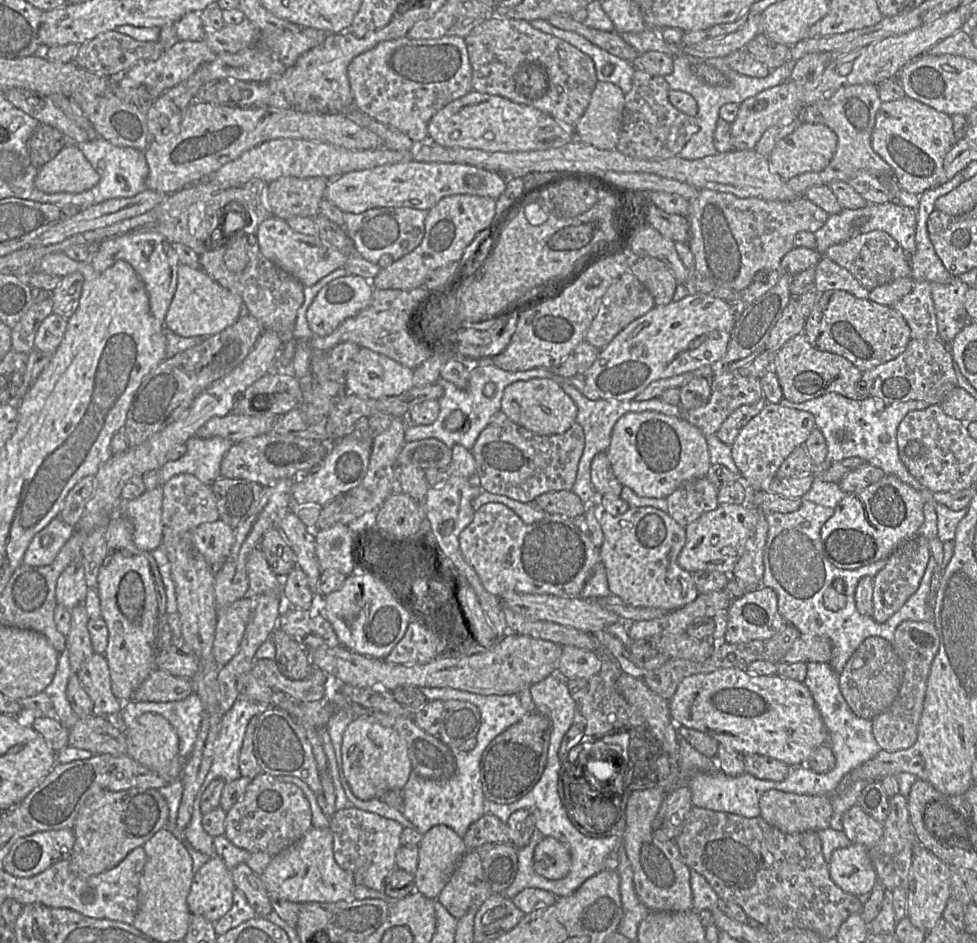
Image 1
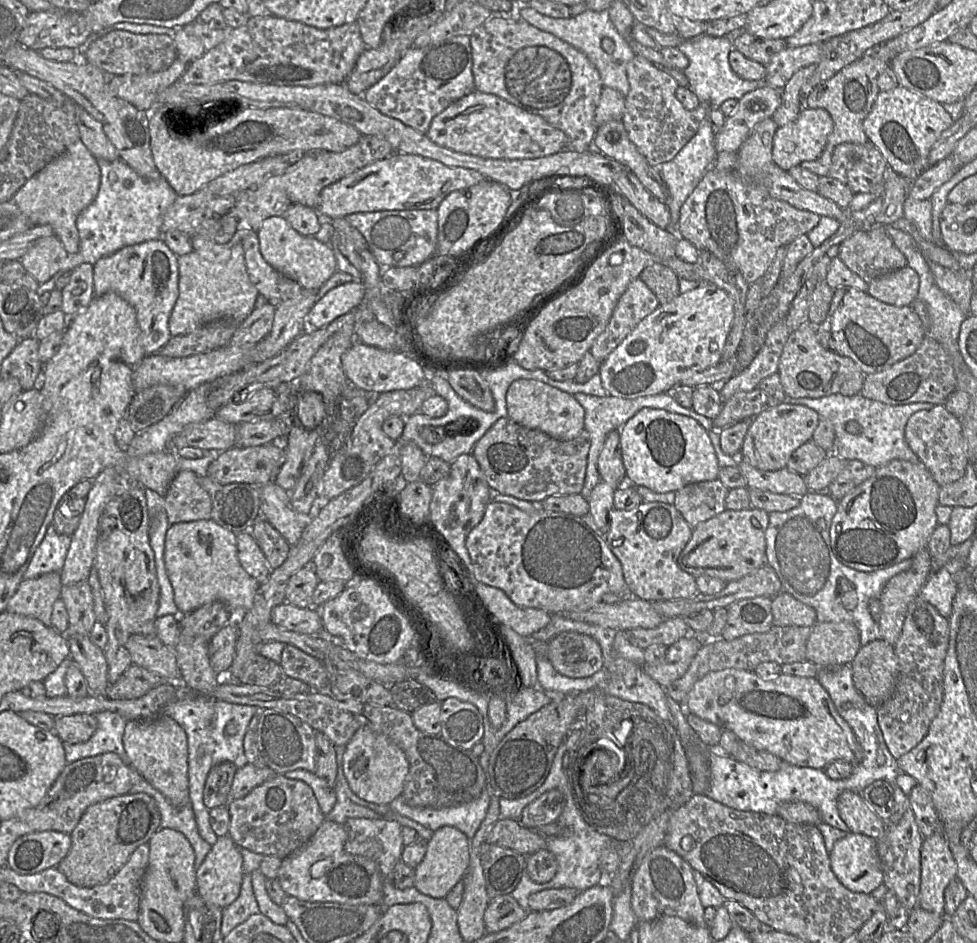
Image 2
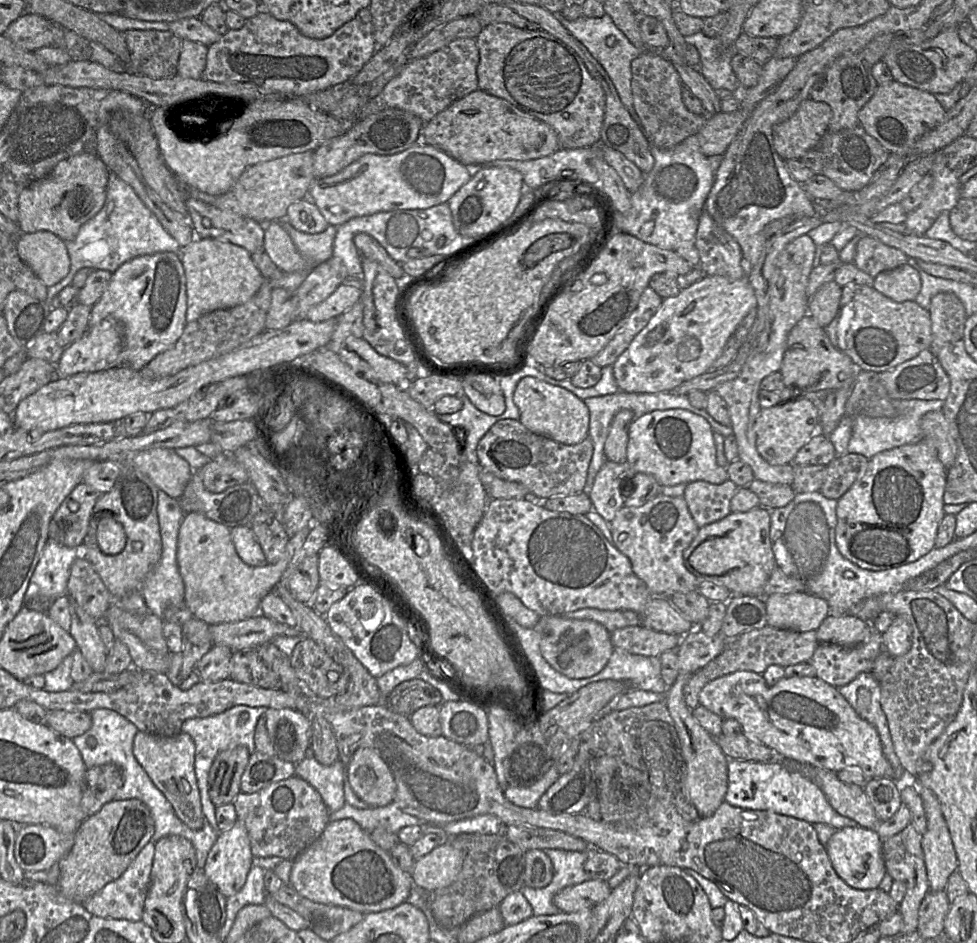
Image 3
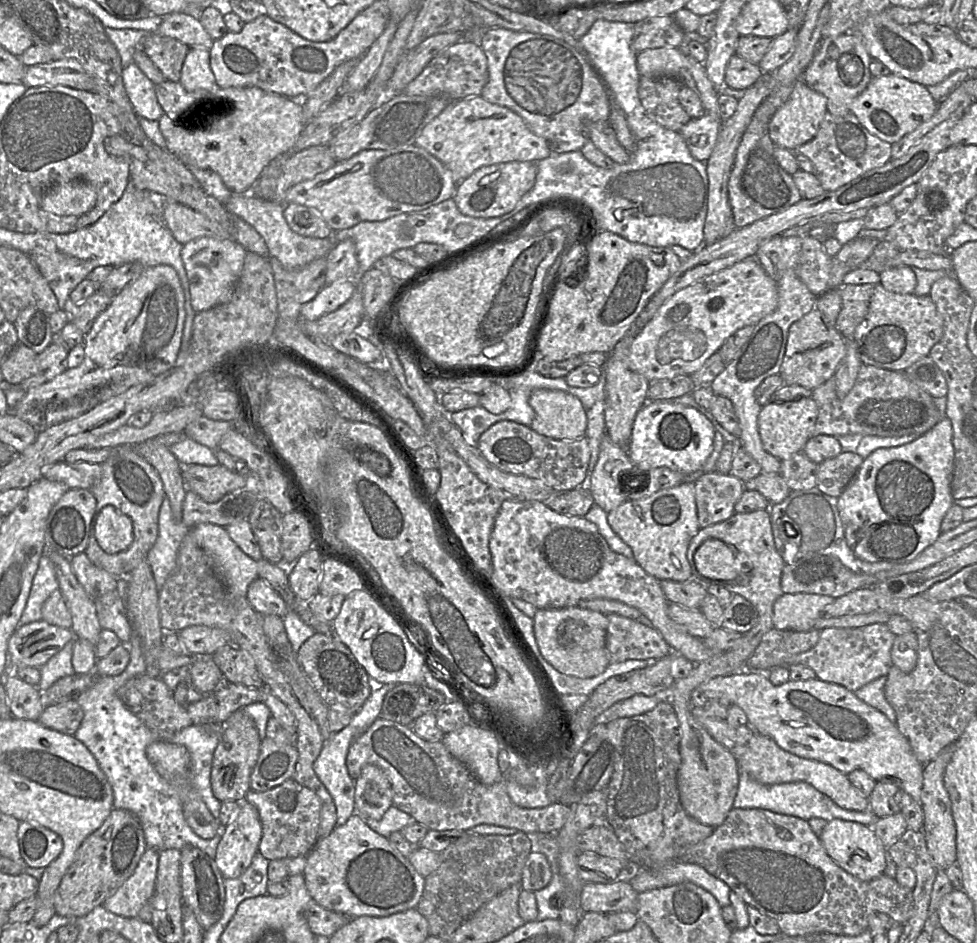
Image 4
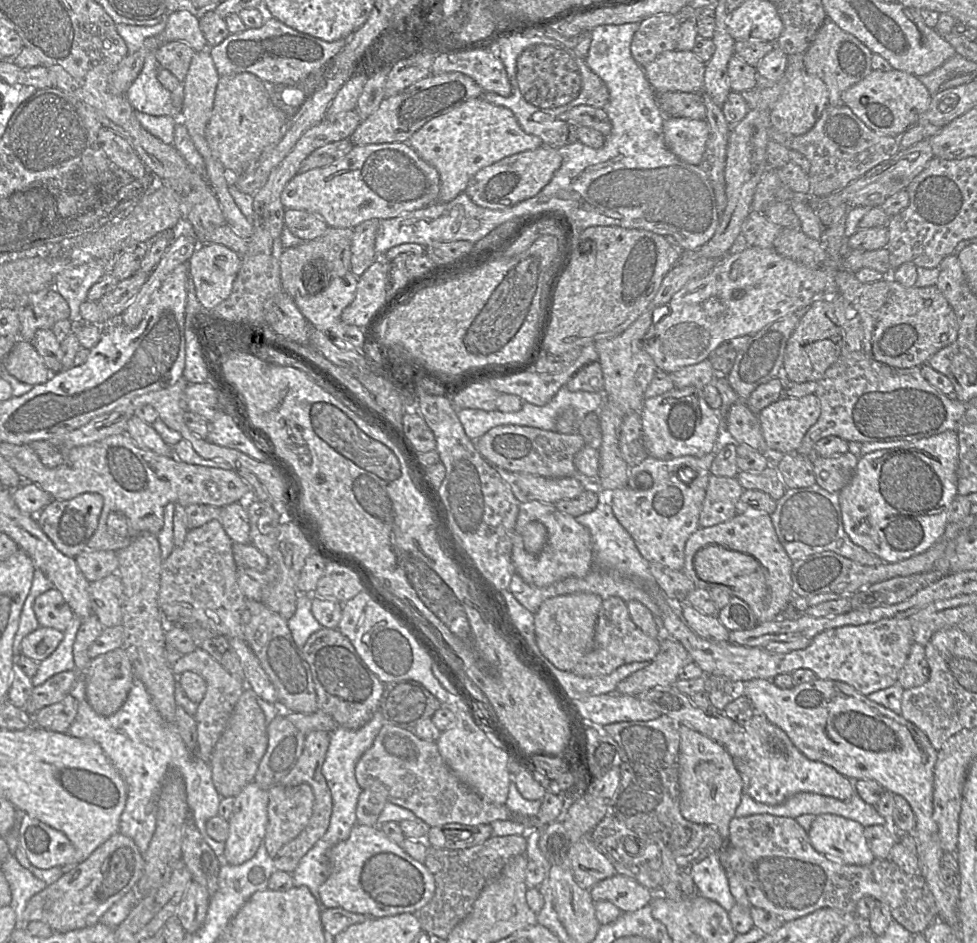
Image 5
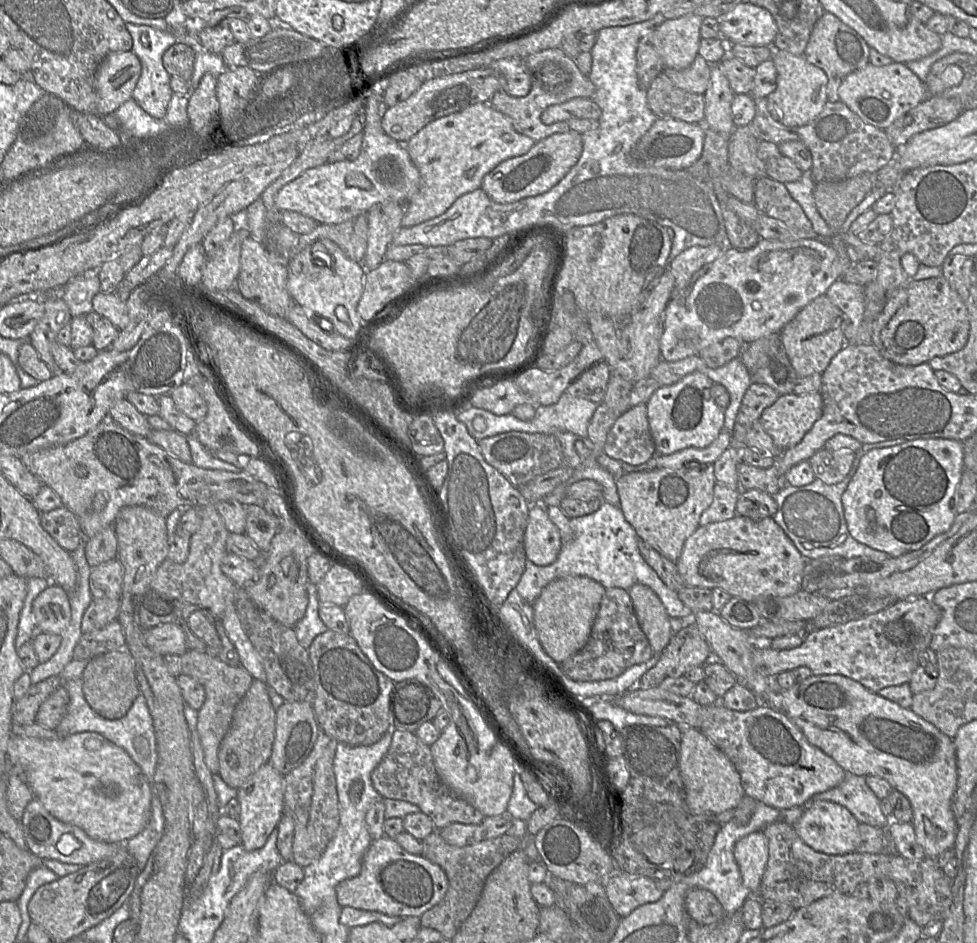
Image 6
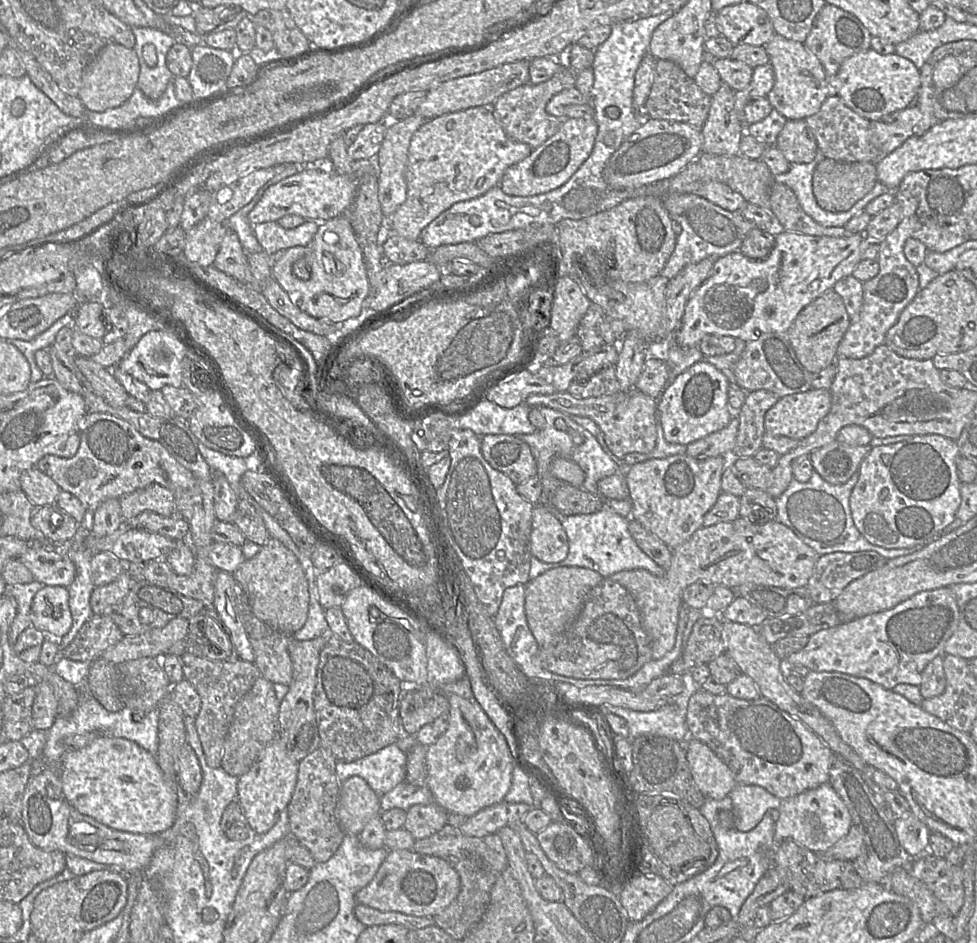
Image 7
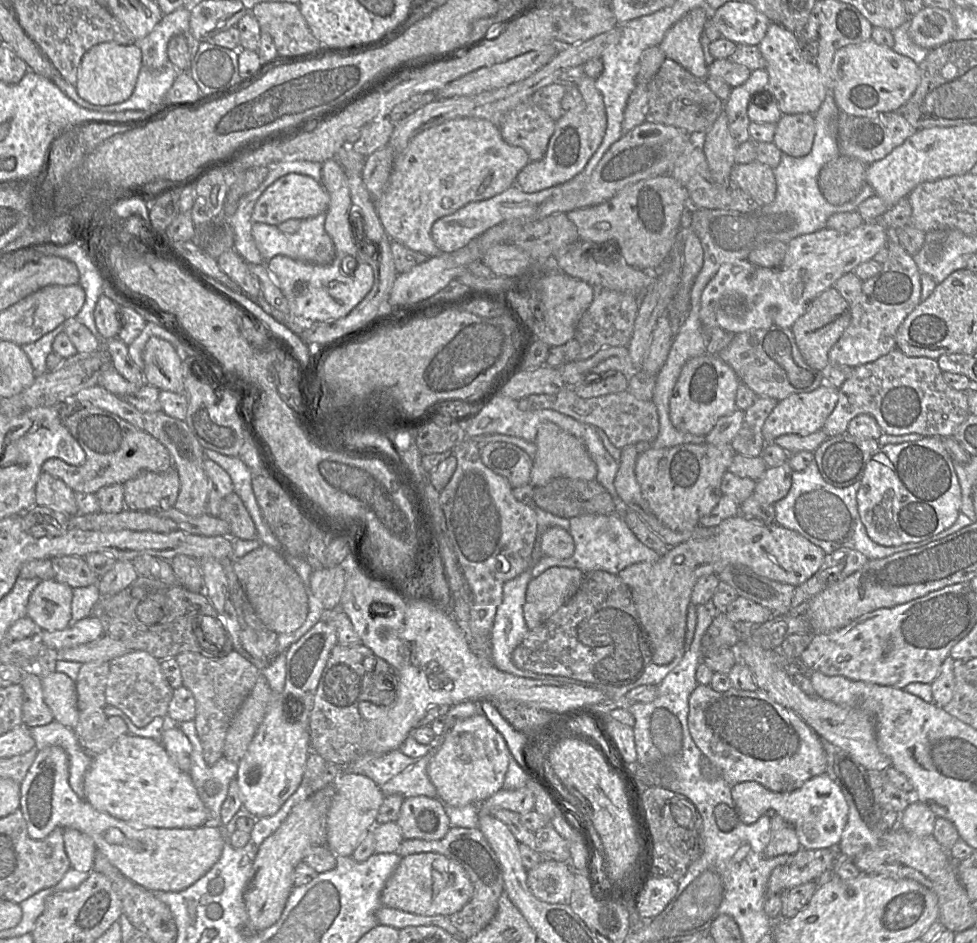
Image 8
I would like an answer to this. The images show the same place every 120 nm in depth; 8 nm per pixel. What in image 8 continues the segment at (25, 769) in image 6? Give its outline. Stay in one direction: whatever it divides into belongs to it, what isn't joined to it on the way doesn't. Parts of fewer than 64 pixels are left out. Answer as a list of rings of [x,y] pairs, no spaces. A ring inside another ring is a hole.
[[[130,734],[122,735],[103,753],[93,756],[90,768],[84,779],[84,794],[85,800],[96,810],[107,813],[114,818],[128,822],[138,827],[163,828],[163,829],[184,829],[196,828],[207,824],[210,819],[210,814],[202,800],[200,799],[197,790],[193,784],[190,773],[181,771],[169,758],[165,748],[160,741],[153,739],[142,738]]]

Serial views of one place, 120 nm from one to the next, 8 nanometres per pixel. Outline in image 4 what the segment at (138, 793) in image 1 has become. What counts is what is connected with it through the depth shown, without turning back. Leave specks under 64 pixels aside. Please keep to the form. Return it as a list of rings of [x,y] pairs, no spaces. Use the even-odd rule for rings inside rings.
[[[113,808],[103,824],[78,848],[71,866],[55,892],[55,913],[80,917],[95,907],[102,906],[104,901],[133,874],[147,848],[138,818],[127,810]]]

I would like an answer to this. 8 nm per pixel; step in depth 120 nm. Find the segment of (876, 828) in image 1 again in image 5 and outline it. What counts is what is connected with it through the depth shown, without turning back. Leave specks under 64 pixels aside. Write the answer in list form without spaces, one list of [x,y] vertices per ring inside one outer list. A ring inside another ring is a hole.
[[[754,712],[749,720],[737,723],[741,725],[742,731],[729,734],[724,748],[740,774],[743,793],[754,800],[778,805],[799,792],[811,792],[847,801],[856,793],[852,780],[823,762],[808,759],[782,729],[763,715]]]

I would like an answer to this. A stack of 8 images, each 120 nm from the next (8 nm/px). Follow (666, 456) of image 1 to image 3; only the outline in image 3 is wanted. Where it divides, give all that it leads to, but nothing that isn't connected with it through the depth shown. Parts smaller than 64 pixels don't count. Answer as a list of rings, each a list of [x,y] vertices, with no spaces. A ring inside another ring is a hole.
[[[667,409],[667,410],[654,410],[649,413],[645,413],[639,417],[636,417],[628,428],[628,444],[626,452],[627,462],[635,469],[636,472],[641,472],[653,476],[661,486],[674,486],[681,483],[688,484],[693,481],[706,481],[712,484],[721,484],[729,479],[727,470],[725,467],[721,467],[716,461],[716,449],[713,438],[713,428],[707,422],[705,418],[700,415],[694,414],[685,409]]]

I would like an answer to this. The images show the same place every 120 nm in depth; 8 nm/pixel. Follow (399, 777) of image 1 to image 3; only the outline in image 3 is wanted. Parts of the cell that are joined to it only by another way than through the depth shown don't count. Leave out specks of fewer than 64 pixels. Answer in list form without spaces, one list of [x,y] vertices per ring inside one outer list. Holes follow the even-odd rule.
[[[358,748],[353,754],[348,769],[348,779],[356,796],[367,803],[369,808],[383,807],[392,803],[396,784],[394,777],[381,757],[370,748]]]

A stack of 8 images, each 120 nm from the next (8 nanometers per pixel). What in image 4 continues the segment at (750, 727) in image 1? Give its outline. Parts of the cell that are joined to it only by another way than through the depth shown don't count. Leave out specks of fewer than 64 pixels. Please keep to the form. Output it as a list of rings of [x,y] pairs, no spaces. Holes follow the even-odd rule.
[[[739,671],[712,678],[698,689],[707,699],[739,706],[747,716],[748,725],[756,733],[774,740],[783,750],[801,758],[827,763],[846,775],[854,770],[862,770],[875,781],[895,784],[921,805],[924,766],[917,760],[908,739],[883,713],[857,698],[854,692],[845,687],[818,678],[790,680],[775,686],[765,672]]]

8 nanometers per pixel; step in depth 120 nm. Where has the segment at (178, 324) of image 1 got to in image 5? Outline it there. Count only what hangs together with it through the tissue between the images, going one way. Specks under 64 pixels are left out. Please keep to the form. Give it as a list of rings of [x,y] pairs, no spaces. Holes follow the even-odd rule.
[[[219,243],[200,244],[188,260],[196,297],[204,309],[213,309],[231,293],[241,256]]]

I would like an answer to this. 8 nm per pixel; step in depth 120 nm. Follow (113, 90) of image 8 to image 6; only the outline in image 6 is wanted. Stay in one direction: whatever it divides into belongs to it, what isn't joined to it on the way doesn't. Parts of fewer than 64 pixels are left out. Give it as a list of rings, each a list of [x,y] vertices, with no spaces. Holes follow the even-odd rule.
[[[132,50],[109,53],[95,73],[97,114],[113,113],[130,99],[141,71],[141,62]]]

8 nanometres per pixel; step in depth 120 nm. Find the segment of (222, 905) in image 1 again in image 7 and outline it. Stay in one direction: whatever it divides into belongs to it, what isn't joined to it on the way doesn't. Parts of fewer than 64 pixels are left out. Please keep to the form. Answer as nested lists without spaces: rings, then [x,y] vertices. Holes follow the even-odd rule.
[[[277,735],[251,769],[239,778],[237,800],[252,832],[263,834],[269,831],[287,808],[297,781],[298,763],[292,759],[284,741]]]

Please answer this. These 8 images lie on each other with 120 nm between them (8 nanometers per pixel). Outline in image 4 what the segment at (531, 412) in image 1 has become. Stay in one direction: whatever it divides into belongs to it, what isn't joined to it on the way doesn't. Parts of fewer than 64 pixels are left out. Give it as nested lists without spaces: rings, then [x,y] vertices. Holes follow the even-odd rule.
[[[535,389],[529,397],[534,418],[532,430],[556,440],[575,440],[585,437],[587,415],[581,401],[568,392]]]

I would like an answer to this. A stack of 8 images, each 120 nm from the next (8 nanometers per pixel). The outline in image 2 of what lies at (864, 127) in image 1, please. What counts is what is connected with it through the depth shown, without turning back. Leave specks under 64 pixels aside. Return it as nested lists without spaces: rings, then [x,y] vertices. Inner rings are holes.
[[[874,47],[860,59],[842,68],[833,77],[820,83],[806,97],[806,107],[810,109],[823,108],[832,118],[833,131],[827,138],[826,145],[820,156],[813,161],[802,162],[799,166],[814,173],[818,177],[828,176],[834,148],[842,143],[865,144],[868,142],[863,129],[863,122],[869,114],[880,90],[877,79],[887,67],[889,59],[877,55],[880,47]]]

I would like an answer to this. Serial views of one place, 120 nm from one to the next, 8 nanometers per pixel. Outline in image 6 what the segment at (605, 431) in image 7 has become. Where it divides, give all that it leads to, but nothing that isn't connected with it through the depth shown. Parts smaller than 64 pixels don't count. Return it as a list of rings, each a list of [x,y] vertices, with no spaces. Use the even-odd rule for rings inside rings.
[[[646,404],[630,407],[617,418],[607,433],[603,452],[633,466],[643,464],[655,455]]]

